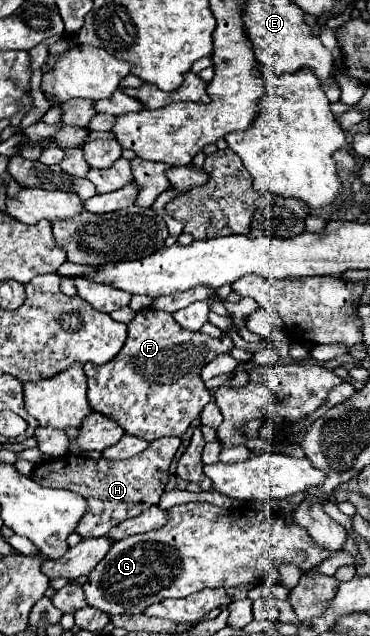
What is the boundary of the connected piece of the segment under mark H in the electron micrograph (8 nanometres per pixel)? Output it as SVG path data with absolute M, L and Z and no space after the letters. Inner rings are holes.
M179 437L155 439L149 443L145 451L125 461L91 459L91 457L69 453L65 457L37 463L31 477L35 477L37 483L43 487L59 487L59 489L71 489L75 493L81 493L89 503L89 511L75 527L75 533L79 533L83 539L101 537L107 535L107 531L119 525L121 521L137 517L147 507L159 503L159 497L167 485L171 459L175 457L179 445L181 445Z

